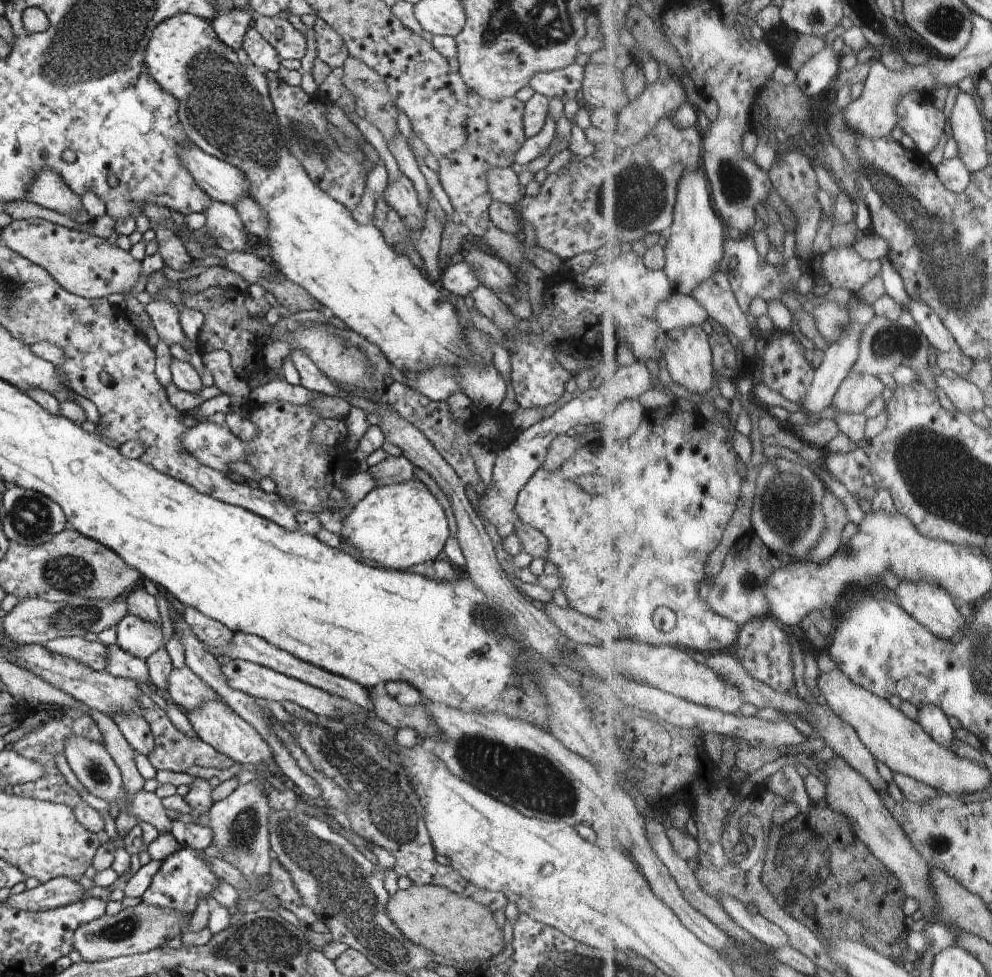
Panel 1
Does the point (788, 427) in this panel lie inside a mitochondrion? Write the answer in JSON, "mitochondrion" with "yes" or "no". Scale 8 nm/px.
{"mitochondrion":"no"}

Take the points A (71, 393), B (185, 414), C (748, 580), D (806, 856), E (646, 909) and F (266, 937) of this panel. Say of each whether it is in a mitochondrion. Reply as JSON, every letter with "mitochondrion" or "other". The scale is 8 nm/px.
{"A":"other","B":"other","C":"mitochondrion","D":"mitochondrion","E":"other","F":"mitochondrion"}

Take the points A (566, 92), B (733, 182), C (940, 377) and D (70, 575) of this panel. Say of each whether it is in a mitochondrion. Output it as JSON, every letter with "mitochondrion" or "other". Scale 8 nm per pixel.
{"A":"other","B":"mitochondrion","C":"other","D":"mitochondrion"}

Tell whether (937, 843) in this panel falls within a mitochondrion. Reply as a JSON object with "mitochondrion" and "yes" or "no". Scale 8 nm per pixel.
{"mitochondrion":"yes"}

